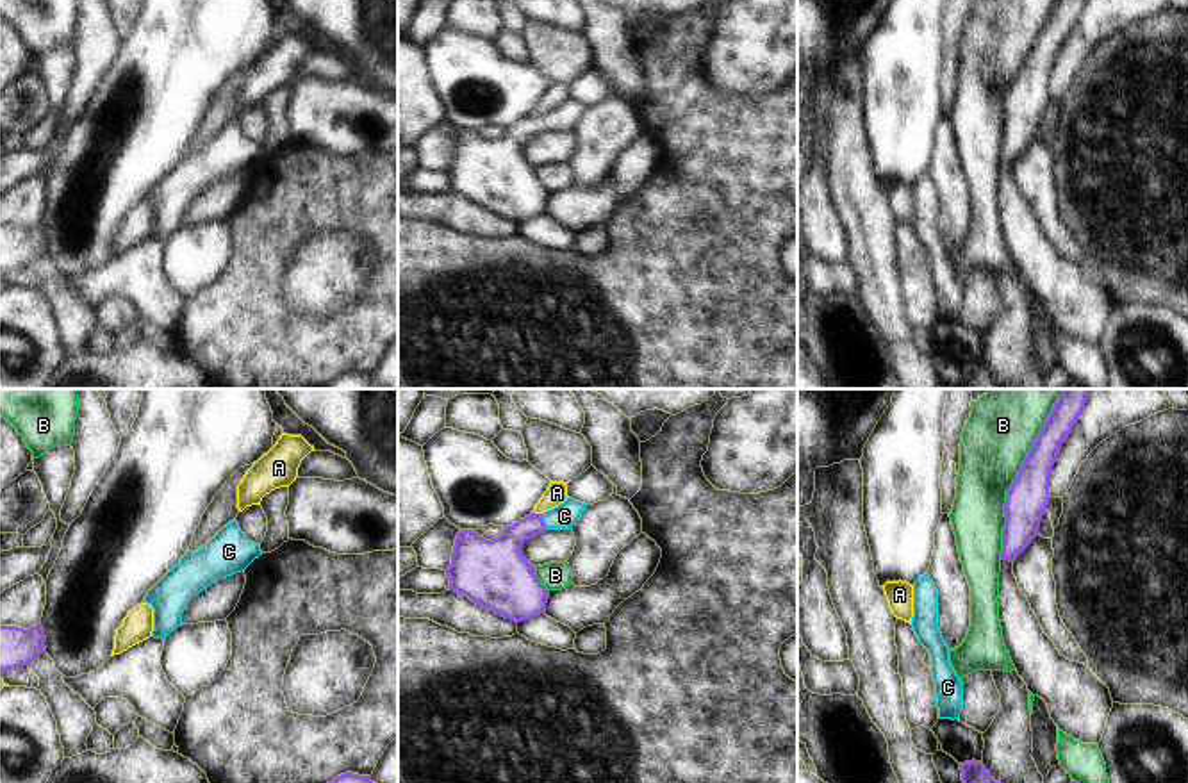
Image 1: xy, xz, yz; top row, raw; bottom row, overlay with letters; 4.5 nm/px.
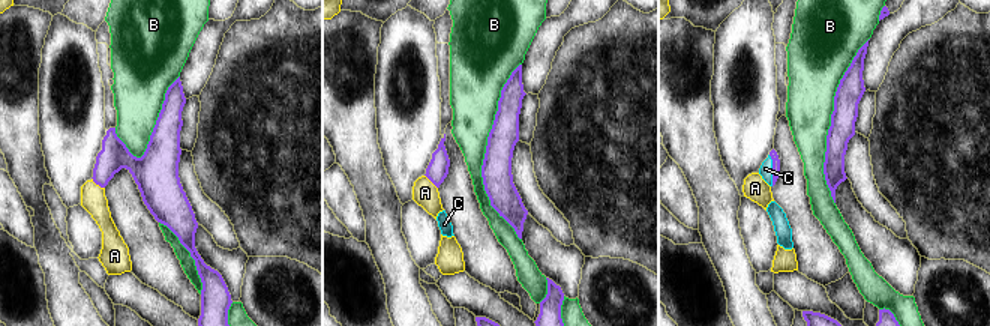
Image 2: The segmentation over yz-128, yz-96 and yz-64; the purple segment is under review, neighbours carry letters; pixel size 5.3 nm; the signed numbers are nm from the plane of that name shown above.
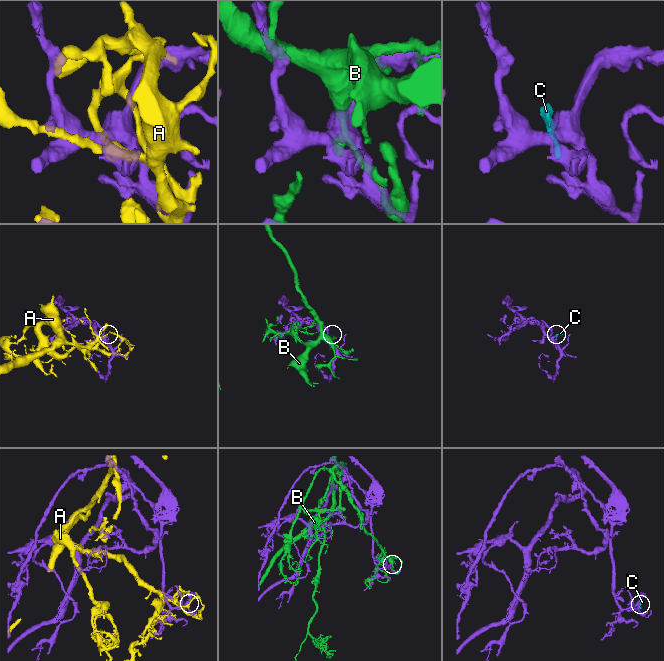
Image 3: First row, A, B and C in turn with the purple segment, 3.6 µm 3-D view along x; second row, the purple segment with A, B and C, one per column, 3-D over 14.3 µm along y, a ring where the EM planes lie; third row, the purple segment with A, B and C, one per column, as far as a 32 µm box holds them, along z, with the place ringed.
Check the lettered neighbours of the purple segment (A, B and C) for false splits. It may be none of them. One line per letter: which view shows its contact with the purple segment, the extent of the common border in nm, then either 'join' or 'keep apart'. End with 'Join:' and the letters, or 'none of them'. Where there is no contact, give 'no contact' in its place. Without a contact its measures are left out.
A: xz | 40 nm | keep apart
B: yz | 750 nm | keep apart
C: xz | 80 nm | join
Join: C

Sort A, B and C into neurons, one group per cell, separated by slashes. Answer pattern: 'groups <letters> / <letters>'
groups A / B / C

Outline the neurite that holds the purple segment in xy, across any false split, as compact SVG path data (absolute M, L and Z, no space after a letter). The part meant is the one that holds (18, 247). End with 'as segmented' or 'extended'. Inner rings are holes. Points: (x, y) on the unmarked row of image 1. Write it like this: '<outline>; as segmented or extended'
M41 223L29 230L0 227L0 273L37 260L41 253L46 253L45 243L46 237Z; as segmented

